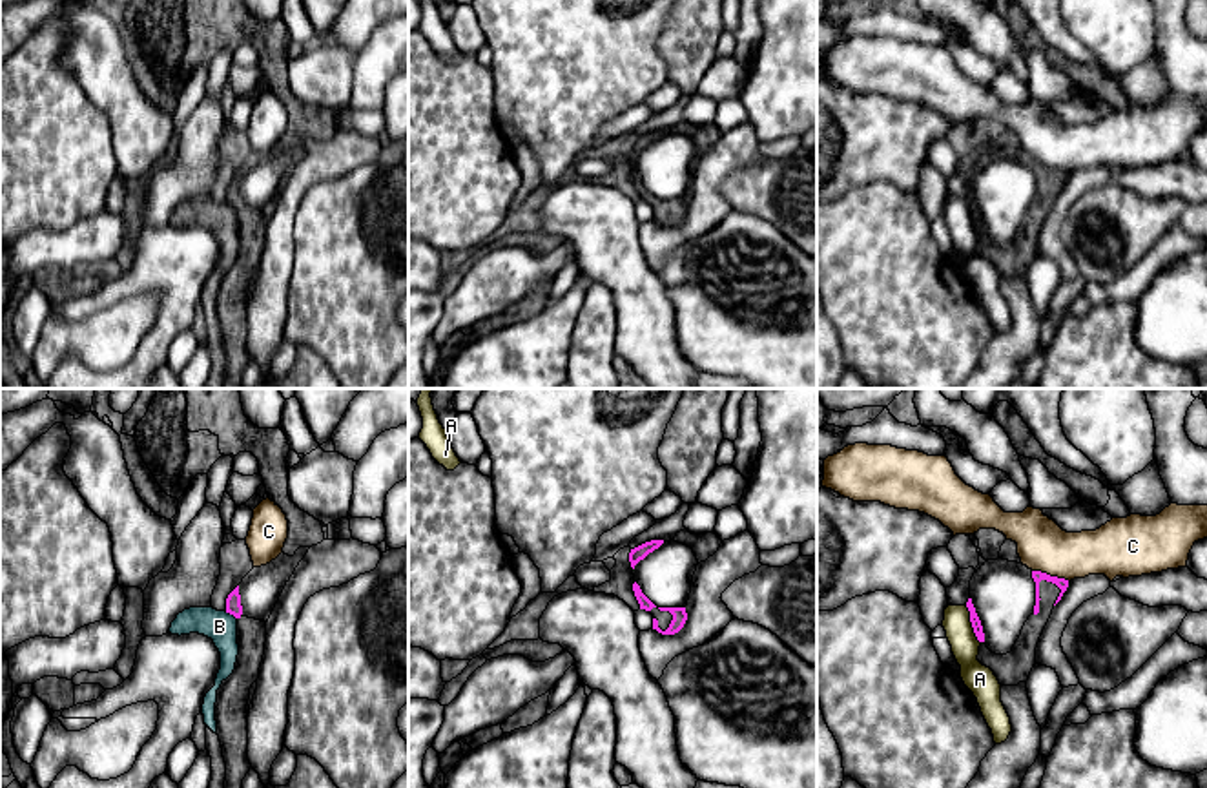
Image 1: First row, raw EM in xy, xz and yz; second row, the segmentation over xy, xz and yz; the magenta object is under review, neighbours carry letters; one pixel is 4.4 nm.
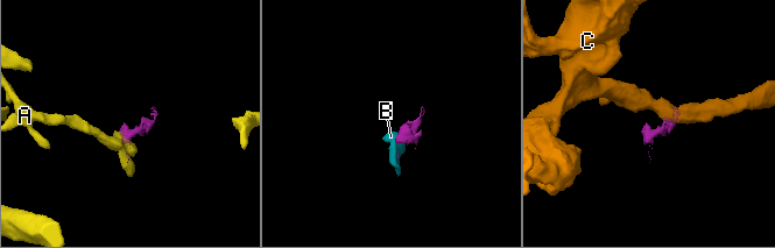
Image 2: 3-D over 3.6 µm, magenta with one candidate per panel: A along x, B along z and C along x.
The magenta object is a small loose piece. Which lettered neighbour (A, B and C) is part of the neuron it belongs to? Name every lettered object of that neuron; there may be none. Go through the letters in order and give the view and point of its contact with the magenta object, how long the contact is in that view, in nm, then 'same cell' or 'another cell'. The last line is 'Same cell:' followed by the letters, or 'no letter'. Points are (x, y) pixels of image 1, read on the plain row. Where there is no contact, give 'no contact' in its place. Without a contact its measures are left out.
A: yz (972, 216) | 190 nm | another cell
B: xy (230, 205) | 70 nm | another cell
C: yz (1049, 166) | 180 nm | another cell
Same cell: no letter

